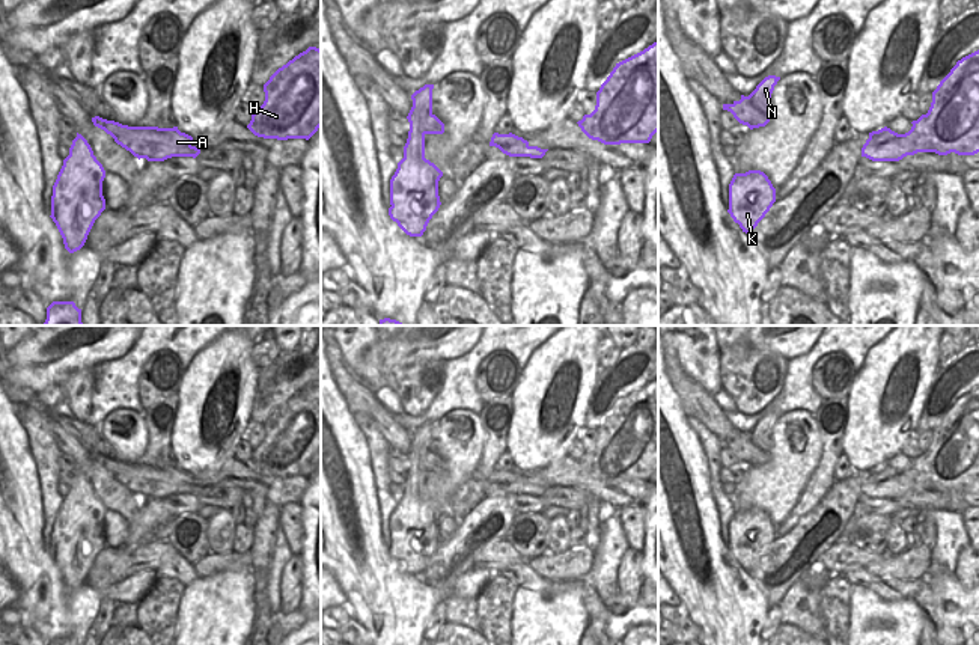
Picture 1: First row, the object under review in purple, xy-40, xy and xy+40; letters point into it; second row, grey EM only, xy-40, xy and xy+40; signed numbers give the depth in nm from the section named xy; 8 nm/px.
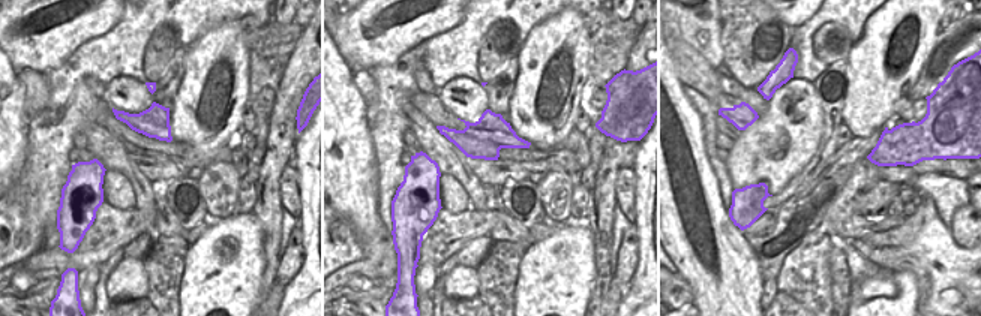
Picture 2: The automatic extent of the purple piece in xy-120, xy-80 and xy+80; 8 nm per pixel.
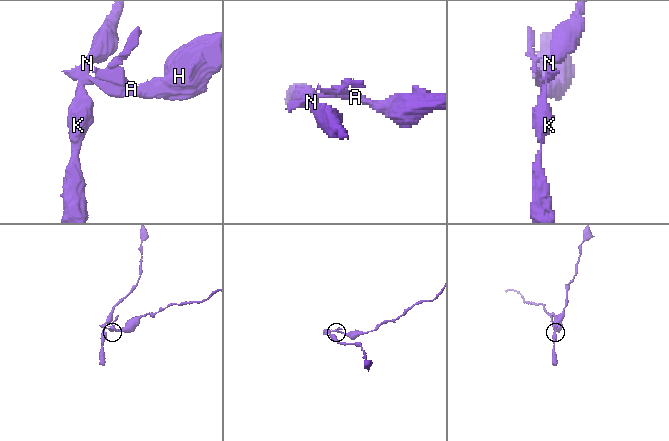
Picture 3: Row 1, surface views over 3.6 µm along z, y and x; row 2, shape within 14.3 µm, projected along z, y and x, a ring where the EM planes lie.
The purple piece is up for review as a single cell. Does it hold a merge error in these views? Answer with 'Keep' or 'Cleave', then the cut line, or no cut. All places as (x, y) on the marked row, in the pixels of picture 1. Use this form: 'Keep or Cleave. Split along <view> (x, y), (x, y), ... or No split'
Cleave. Split along xy (431, 112), (419, 115), (422, 119), (419, 131), (423, 136)

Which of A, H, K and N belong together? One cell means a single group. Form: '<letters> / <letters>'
A H / K N

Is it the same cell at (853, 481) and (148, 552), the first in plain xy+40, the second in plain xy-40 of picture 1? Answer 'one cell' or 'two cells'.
two cells

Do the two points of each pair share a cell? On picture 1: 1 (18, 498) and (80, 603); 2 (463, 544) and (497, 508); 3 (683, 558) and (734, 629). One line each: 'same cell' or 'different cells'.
1: same cell
2: same cell
3: same cell

